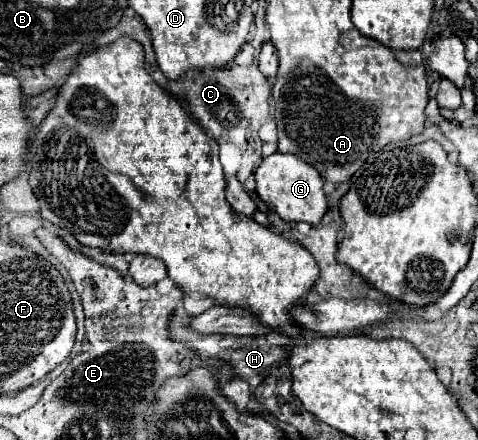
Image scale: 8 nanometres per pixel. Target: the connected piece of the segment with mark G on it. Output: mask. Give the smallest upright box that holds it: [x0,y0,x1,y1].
[254,153,328,227]

